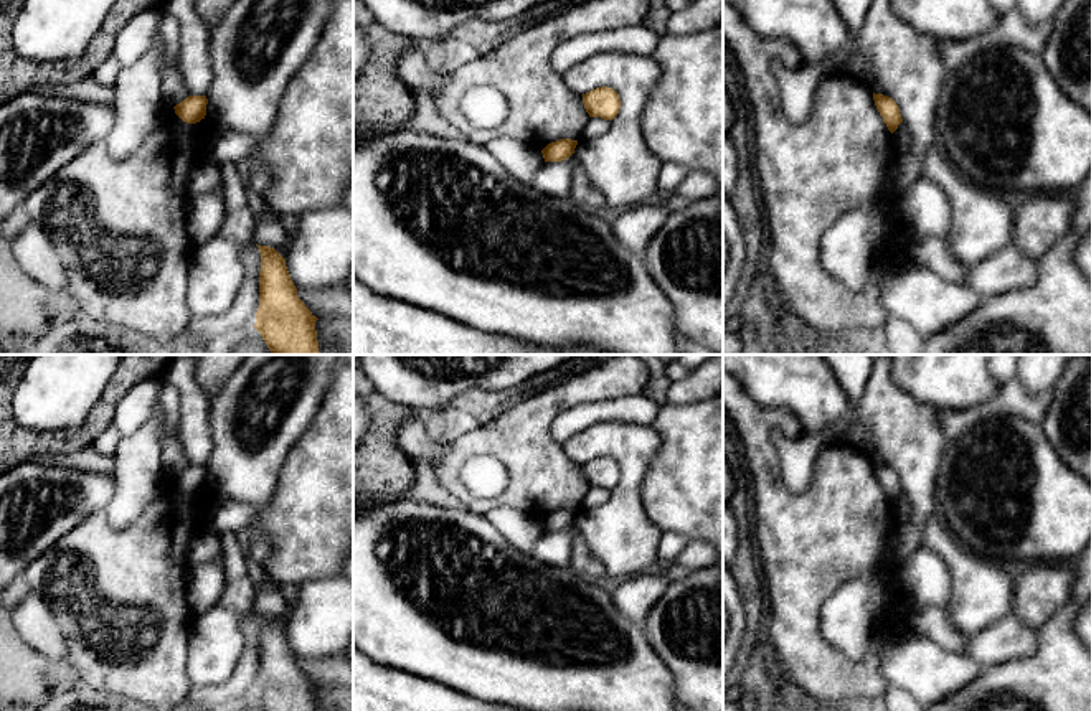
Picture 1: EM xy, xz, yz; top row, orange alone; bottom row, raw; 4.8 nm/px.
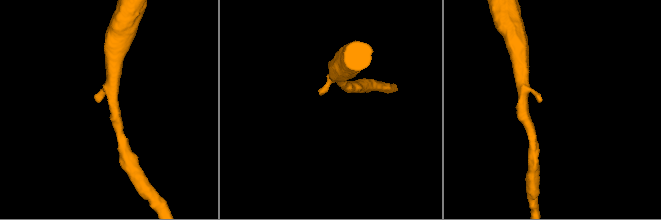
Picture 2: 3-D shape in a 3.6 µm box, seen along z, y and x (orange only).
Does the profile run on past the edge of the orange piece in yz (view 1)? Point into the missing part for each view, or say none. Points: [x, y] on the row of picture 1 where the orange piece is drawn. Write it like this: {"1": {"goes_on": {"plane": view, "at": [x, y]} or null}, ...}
{"1": {"goes_on": null}}

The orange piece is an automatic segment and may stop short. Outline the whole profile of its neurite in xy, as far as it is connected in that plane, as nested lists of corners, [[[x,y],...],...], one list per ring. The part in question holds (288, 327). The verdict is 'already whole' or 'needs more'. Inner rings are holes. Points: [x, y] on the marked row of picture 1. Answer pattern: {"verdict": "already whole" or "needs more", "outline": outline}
{"verdict": "already whole", "outline": [[[257,247],[261,271],[254,328],[272,355],[322,355],[315,330],[319,318],[299,299],[286,259],[274,247]]]}

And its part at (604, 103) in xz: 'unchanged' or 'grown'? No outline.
unchanged

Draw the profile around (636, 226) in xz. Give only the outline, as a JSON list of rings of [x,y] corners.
[[[642,203],[626,210],[611,223],[619,242],[640,256],[645,254],[654,234],[664,226],[670,211],[664,203]]]

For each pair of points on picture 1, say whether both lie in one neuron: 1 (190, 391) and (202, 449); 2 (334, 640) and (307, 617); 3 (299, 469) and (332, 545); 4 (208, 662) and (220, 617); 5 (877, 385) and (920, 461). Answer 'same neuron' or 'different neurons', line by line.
1: same neuron
2: same neuron
3: same neuron
4: same neuron
5: same neuron

